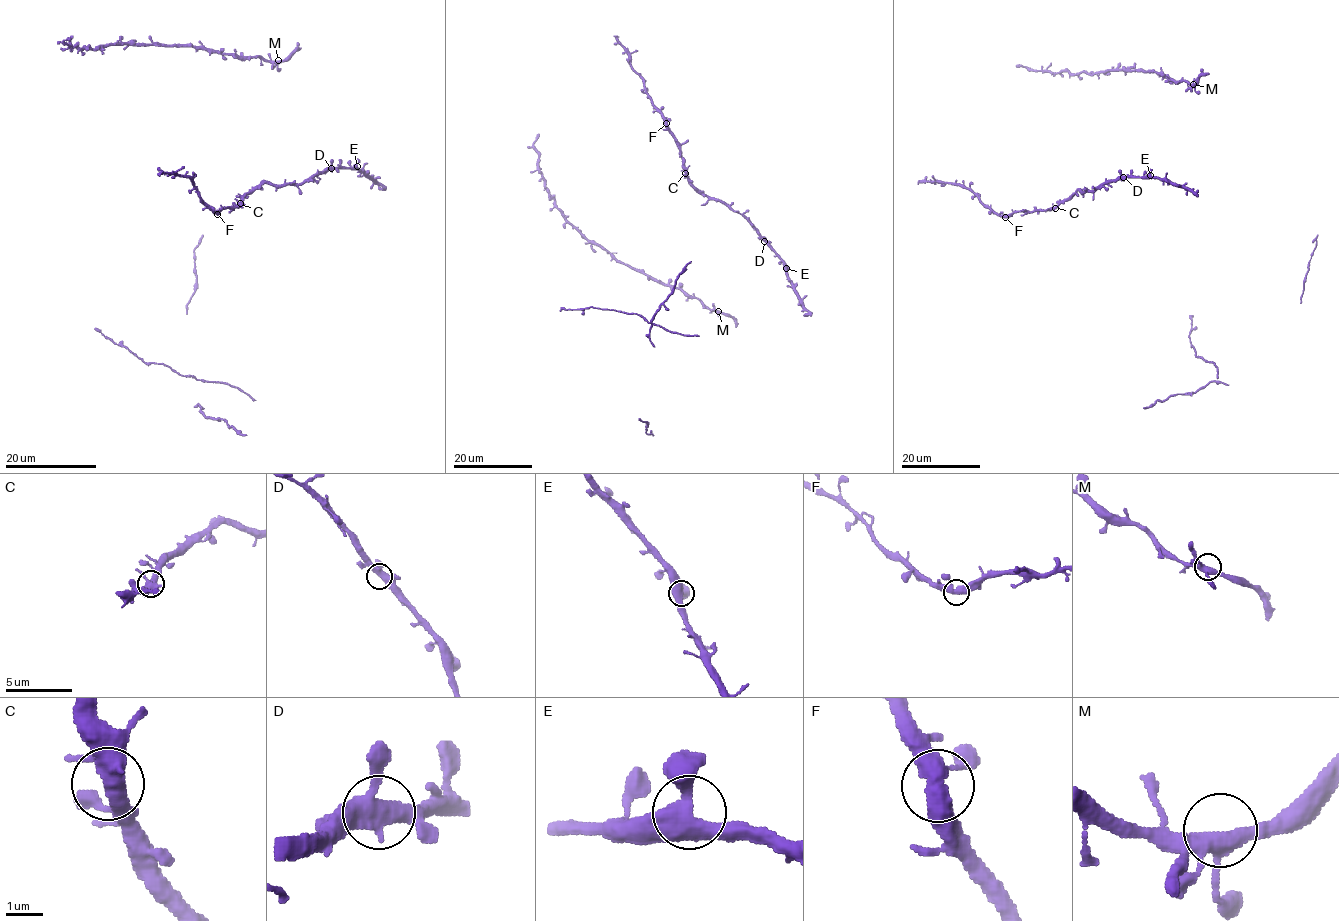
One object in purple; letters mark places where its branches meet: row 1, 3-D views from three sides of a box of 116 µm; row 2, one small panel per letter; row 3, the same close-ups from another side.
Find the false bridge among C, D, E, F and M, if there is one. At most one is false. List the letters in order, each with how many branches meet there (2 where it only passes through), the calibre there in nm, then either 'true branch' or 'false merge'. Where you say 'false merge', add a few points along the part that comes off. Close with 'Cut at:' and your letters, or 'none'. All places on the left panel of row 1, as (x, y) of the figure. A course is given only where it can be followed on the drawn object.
C: 3 branches meet; 400 nm thick; true branch
D: 3 branches meet; 400 nm thick; true branch
E: 3 branches meet; 440 nm thick; true branch
F: 3 branches meet; 420 nm thick; true branch
M: 3 branches meet; 380 nm thick; true branch
Cut at: none

